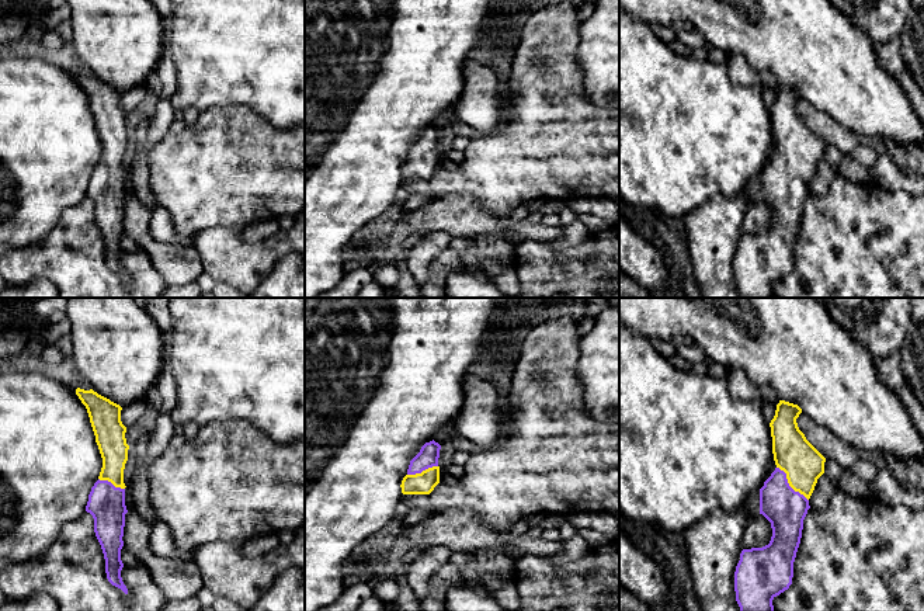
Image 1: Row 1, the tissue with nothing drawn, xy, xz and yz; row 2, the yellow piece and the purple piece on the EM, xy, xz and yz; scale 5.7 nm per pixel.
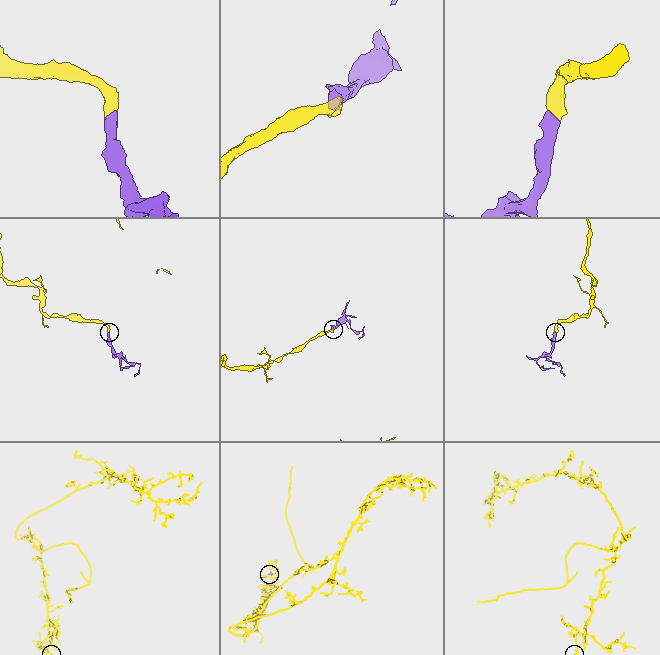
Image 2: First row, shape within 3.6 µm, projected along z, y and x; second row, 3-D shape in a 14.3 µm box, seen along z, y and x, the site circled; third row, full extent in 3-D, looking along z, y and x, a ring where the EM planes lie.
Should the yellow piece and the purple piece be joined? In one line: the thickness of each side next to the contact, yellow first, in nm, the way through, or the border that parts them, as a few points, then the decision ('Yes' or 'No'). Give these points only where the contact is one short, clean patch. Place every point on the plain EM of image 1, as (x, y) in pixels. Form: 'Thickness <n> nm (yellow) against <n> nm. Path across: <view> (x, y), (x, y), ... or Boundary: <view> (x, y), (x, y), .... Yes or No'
Thickness 220 nm (yellow) against 240 nm. Path across: yz (794, 139), (789, 170), (785, 179), (785, 194). Yes

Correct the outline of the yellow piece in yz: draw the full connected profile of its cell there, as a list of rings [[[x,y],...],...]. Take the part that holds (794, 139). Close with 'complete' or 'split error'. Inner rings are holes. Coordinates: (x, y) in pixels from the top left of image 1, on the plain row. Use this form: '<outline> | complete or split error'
[[[779,86],[770,108],[775,156],[760,174],[760,199],[772,213],[768,230],[743,235],[734,257],[734,277],[740,298],[774,298],[772,285],[789,274],[793,247],[802,223],[803,205],[817,164],[824,159],[826,143],[806,125],[796,104],[802,98],[798,90]]] | split error

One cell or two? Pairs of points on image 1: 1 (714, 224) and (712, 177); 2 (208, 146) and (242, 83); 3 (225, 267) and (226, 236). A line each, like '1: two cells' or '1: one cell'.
1: two cells
2: two cells
3: one cell

